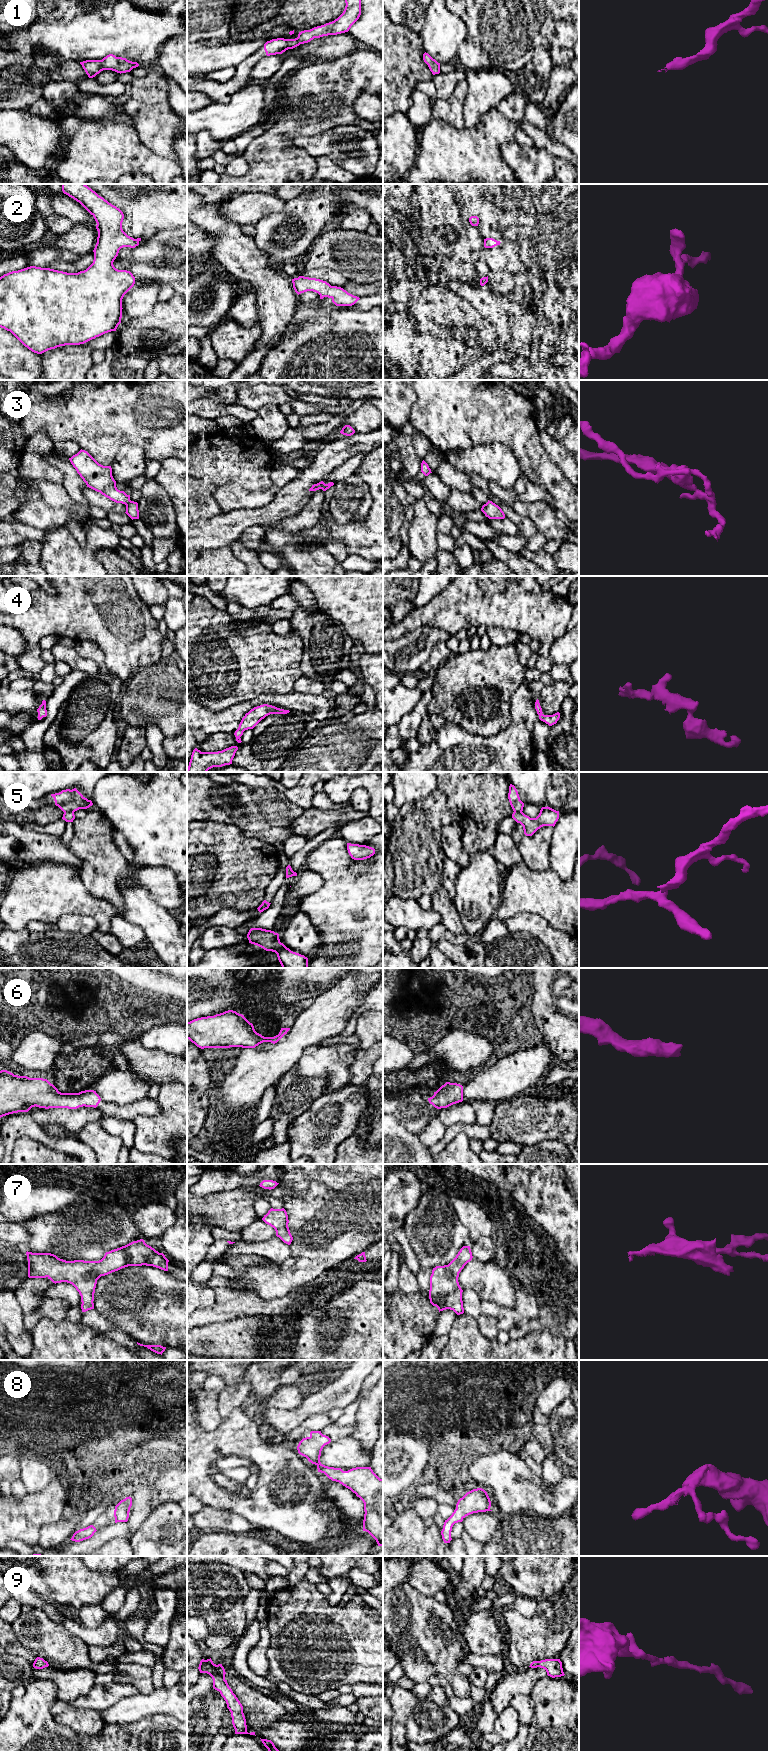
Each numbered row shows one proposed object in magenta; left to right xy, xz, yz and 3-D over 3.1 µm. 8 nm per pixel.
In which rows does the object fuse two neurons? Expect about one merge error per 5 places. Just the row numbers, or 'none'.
3, 5

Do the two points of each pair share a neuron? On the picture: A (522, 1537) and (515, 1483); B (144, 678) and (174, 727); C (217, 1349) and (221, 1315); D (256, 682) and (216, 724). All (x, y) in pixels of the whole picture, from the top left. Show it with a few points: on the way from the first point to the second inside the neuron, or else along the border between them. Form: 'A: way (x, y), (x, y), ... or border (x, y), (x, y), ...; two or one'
A: border (542, 1517), (512, 1513), (501, 1518); two
B: way (154, 690), (173, 710), (173, 715); one
C: border (243, 1317), (197, 1326); two
D: border (258, 695), (214, 711); two

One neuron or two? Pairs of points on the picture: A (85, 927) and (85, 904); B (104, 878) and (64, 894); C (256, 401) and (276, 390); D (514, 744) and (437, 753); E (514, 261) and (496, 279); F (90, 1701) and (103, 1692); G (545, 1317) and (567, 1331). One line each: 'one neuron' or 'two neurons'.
A: two neurons
B: two neurons
C: one neuron
D: one neuron
E: two neurons
F: one neuron
G: one neuron

